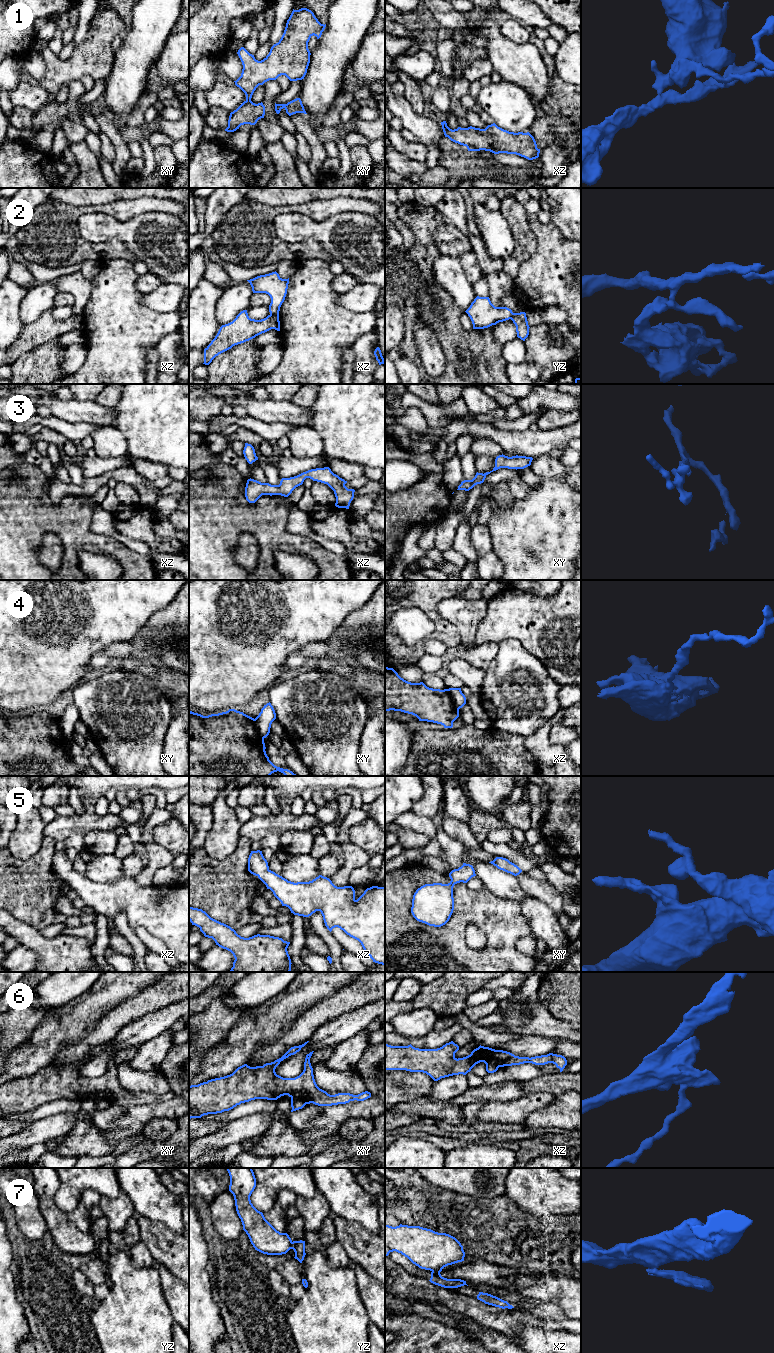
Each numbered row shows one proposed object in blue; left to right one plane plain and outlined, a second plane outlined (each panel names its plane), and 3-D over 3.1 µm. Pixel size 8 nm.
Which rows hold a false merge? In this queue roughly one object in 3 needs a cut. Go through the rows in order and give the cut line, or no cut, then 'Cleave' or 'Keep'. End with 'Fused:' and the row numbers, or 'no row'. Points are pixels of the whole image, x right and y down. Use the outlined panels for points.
1: Split along xy (246, 99), (250, 100). Cleave
2: Split along xz (270, 313), (278, 315). Cleave
3: No split. Keep
4: Split along xz (447, 689), (454, 705), (458, 709). Cleave
5: No split. Keep
6: Split along xy (291, 1096), (298, 1095), (306, 1103). Cleave
7: Split along xz (432, 1270), (439, 1272). Cleave
Fused: 1, 2, 4, 6, 7

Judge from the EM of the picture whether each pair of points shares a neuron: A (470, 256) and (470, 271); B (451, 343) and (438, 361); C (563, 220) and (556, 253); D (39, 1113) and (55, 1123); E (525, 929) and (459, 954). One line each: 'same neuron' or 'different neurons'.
A: same neuron
B: different neurons
C: different neurons
D: different neurons
E: same neuron

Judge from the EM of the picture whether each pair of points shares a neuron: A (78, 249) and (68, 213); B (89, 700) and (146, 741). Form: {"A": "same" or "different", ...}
{"A": "same", "B": "same"}

